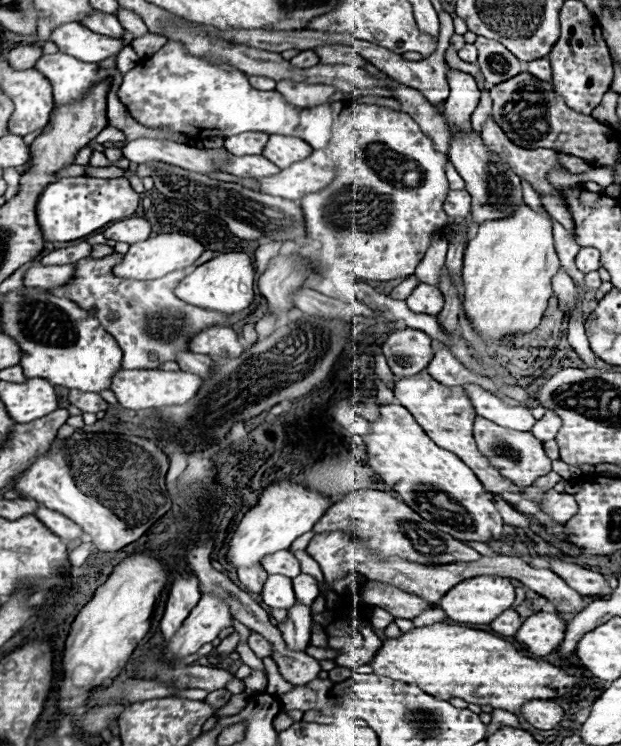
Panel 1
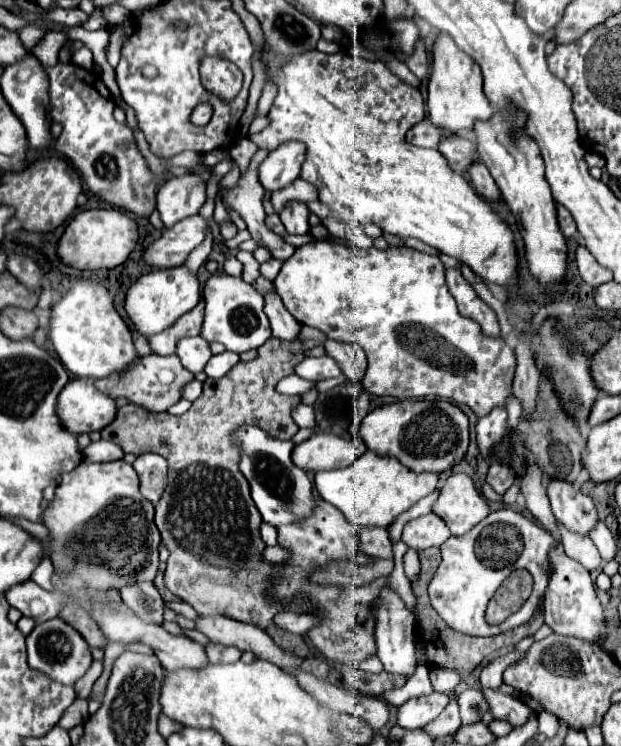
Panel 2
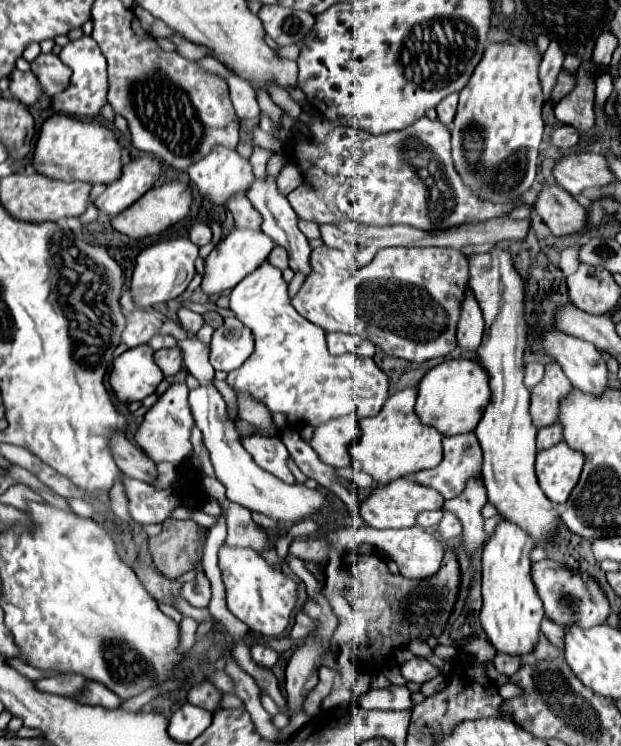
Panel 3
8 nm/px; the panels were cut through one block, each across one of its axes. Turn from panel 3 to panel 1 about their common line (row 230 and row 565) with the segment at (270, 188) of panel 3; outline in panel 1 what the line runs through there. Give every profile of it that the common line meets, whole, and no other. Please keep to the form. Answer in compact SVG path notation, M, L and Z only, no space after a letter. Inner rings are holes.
M280 550L276 554L270 554L270 558L262 560L262 568L268 574L282 574L288 578L296 578L300 572L300 562L290 550Z

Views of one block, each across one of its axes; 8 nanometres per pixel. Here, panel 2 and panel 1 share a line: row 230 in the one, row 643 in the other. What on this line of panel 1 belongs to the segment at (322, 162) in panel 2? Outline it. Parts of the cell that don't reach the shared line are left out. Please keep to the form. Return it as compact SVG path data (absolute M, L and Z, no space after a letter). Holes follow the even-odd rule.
M450 624L414 628L412 632L402 634L398 640L386 640L370 666L378 676L416 684L420 690L440 700L464 698L470 704L490 704L492 708L508 710L520 720L518 728L522 730L532 728L520 714L522 704L528 700L562 698L576 688L576 678L572 674L550 662L522 656L514 644L506 642L504 638Z

